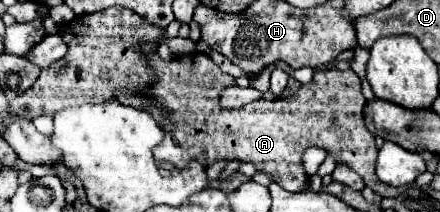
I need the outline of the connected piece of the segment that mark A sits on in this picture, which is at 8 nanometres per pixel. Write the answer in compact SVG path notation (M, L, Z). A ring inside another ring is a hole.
M143 46L143 54L157 70L155 86L151 86L153 100L165 104L177 118L177 144L191 160L207 166L219 160L251 162L259 172L271 176L281 188L299 192L307 184L301 156L307 148L317 146L335 158L335 164L347 164L361 174L365 184L379 196L397 196L393 186L383 184L375 176L377 148L375 138L363 124L365 98L357 74L349 70L317 70L309 84L303 84L293 96L277 100L255 100L239 110L223 110L219 106L219 92L235 84L235 78L221 72L205 54L193 52L189 56L175 56L165 64L151 46Z

